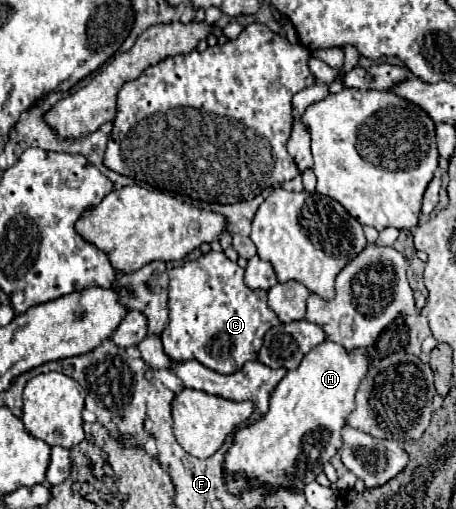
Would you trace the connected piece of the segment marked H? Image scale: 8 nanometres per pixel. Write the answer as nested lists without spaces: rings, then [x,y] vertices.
[[[332,341],[314,347],[302,363],[294,371],[288,371],[278,383],[270,397],[268,413],[252,427],[236,433],[232,449],[226,455],[226,469],[236,475],[236,479],[228,483],[228,489],[238,491],[244,477],[270,487],[284,485],[292,489],[302,489],[316,479],[322,463],[330,461],[342,445],[340,429],[356,407],[356,391],[370,363],[372,359],[366,355],[366,349],[346,351]]]

